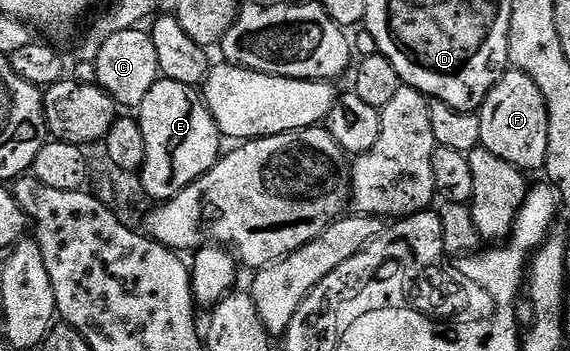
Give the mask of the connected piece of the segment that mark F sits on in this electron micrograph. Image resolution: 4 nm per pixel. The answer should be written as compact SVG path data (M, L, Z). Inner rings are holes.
M515 69L505 71L484 98L478 114L481 148L523 173L539 172L543 168L548 156L548 110L538 85L534 85L526 73Z

